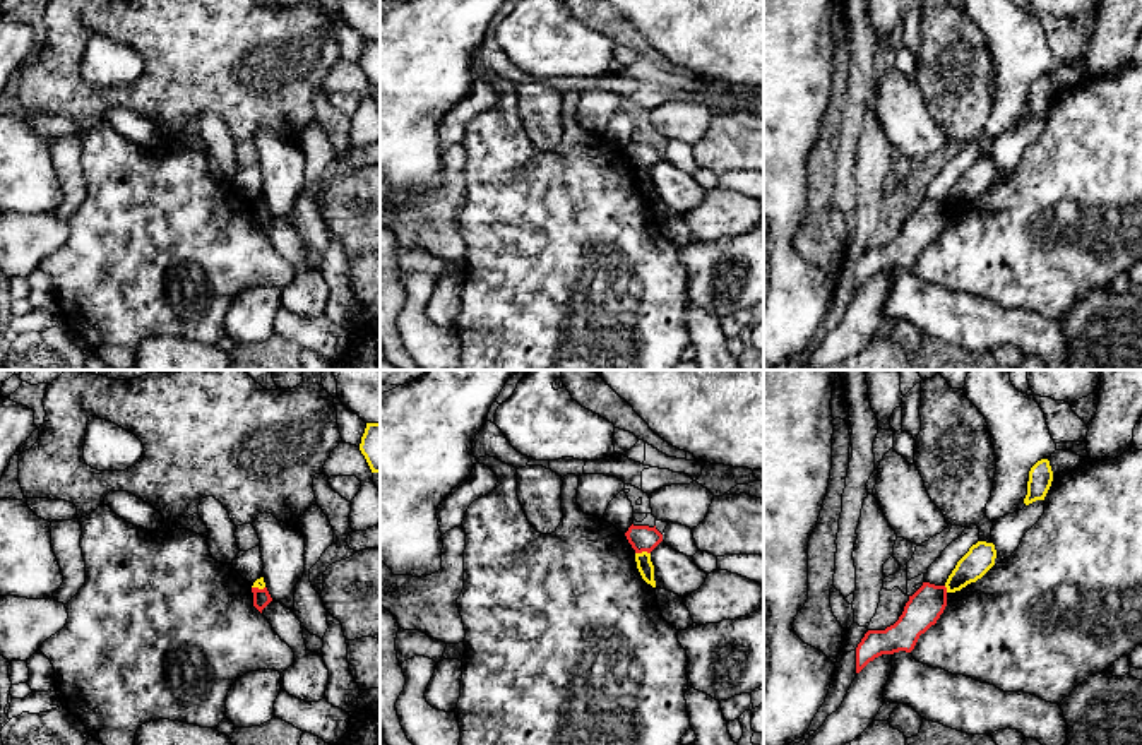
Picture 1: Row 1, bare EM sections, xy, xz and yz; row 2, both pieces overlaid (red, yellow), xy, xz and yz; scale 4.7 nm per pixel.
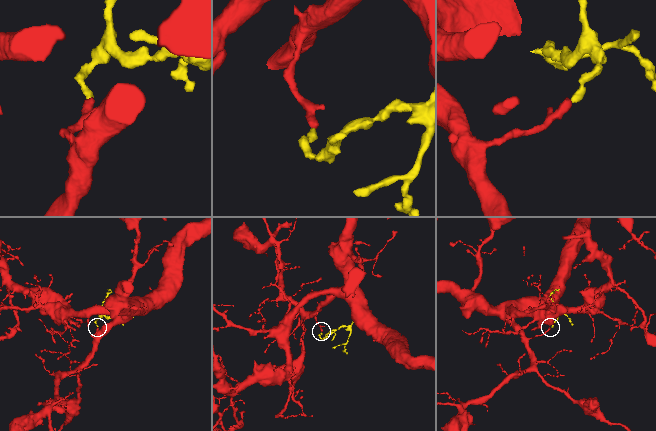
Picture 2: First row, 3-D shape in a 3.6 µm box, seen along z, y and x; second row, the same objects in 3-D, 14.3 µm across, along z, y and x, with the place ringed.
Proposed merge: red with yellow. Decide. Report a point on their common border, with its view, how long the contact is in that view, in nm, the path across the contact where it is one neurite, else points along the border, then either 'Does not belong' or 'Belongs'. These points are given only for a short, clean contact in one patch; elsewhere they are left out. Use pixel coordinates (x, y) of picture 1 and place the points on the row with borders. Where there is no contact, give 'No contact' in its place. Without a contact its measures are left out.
Touches red at xz (642, 550). Shared border 70 nm. Boundary: xz (649, 552), (636, 554). Does not belong

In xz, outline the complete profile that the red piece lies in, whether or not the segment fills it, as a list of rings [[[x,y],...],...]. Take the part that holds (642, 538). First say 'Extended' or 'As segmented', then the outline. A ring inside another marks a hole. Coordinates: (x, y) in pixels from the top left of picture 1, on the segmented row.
As segmented. [[[630,526],[625,533],[628,543],[635,550],[635,553],[647,551],[651,553],[661,541],[663,534],[654,527],[649,526]]]

